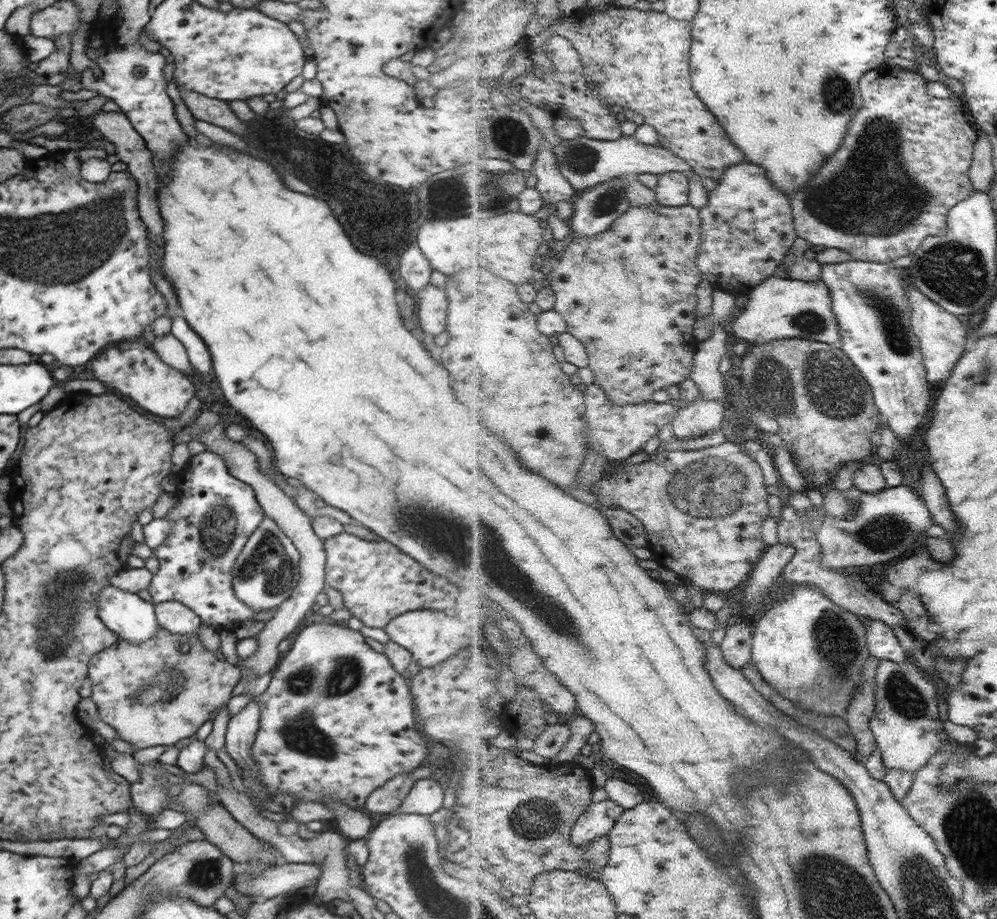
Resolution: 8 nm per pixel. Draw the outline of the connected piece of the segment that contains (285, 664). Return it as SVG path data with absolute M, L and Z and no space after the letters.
M312 624L304 628L290 644L290 650L286 656L278 662L278 667L272 673L272 678L268 688L258 696L261 707L260 729L257 738L253 743L251 754L259 770L258 785L263 785L268 789L268 795L278 796L278 794L290 794L294 801L306 800L309 802L320 803L324 799L340 800L352 809L364 809L368 796L374 790L383 786L388 780L395 778L403 773L412 773L421 766L422 760L430 754L431 747L436 742L427 741L418 731L415 715L415 705L411 694L407 676L398 674L390 664L388 657L384 653L373 650L370 645L364 641L364 636L360 631L350 629L334 624Z

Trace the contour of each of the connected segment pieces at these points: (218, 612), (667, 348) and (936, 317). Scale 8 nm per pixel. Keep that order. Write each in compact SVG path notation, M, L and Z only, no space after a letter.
M208 450L192 455L188 464L175 475L175 479L177 484L175 494L178 502L168 513L170 520L174 522L174 527L163 543L153 550L159 568L153 574L147 590L154 604L178 601L198 614L203 624L214 626L217 630L233 631L245 620L255 620L255 614L259 613L250 610L244 602L236 598L231 580L236 558L250 538L250 534L257 530L266 514L256 500L253 487L230 474L224 458Z
M658 204L654 208L650 206L632 206L624 216L618 218L618 221L606 233L598 236L575 237L571 244L563 252L561 261L555 263L554 271L549 279L551 288L556 292L557 305L556 310L561 312L568 321L569 331L585 342L590 355L590 368L596 375L595 383L610 394L610 398L615 404L642 404L642 402L652 401L658 390L670 388L682 384L693 376L695 370L696 354L700 346L700 341L694 336L694 324L698 320L698 284L705 278L702 269L698 267L697 261L699 251L703 244L701 209L694 205L684 207L666 206Z
M909 274L906 283L909 284L911 304L914 307L912 312L914 332L920 338L922 358L926 369L928 369L930 384L942 382L953 372L954 366L959 362L958 358L964 352L966 346L966 328L958 320L958 316L952 316L950 311L944 310L938 303L932 302L928 296L917 290L914 278Z

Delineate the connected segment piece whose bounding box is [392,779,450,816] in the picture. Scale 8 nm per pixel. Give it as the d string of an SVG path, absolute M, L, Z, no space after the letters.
M431 779L414 782L412 789L402 801L402 805L392 810L392 813L431 815L448 804L444 796L448 794L448 798L450 798L450 794L442 787L440 783Z

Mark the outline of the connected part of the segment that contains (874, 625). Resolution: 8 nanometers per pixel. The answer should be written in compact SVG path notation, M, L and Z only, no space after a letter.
M868 620L868 642L873 656L904 664L911 658L896 630L884 620Z

